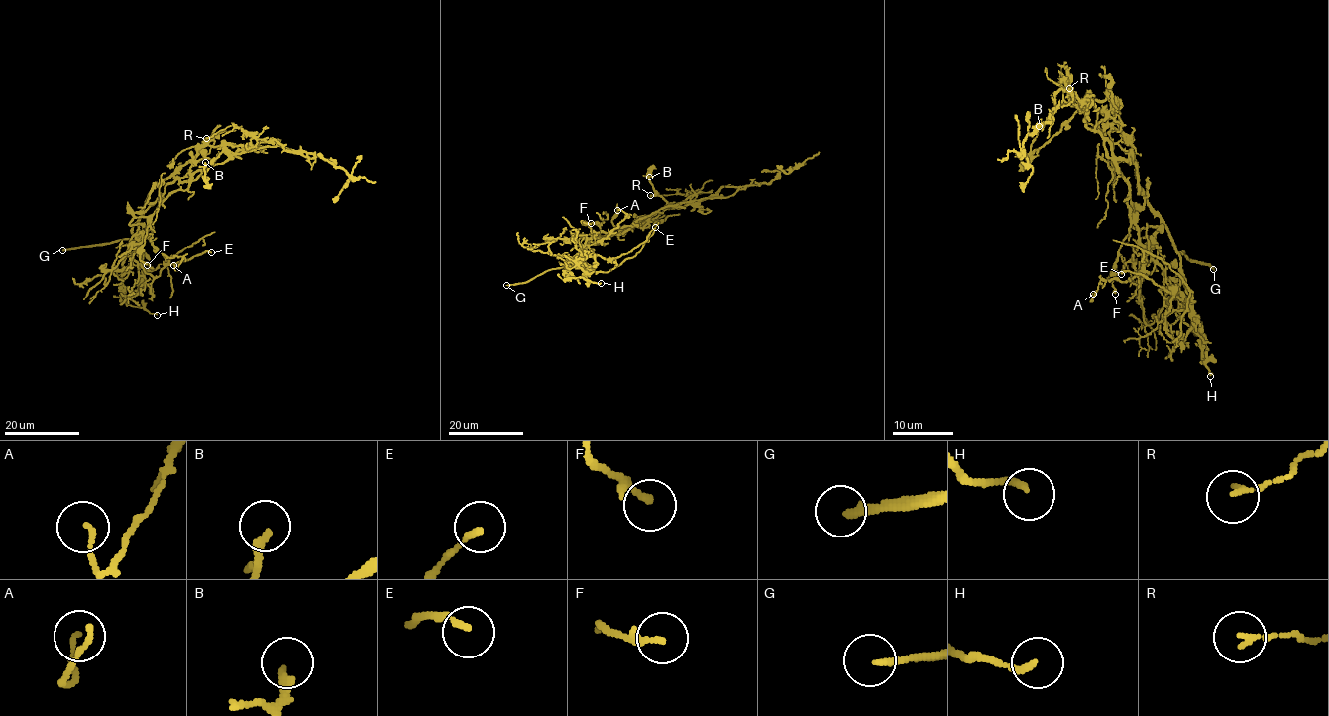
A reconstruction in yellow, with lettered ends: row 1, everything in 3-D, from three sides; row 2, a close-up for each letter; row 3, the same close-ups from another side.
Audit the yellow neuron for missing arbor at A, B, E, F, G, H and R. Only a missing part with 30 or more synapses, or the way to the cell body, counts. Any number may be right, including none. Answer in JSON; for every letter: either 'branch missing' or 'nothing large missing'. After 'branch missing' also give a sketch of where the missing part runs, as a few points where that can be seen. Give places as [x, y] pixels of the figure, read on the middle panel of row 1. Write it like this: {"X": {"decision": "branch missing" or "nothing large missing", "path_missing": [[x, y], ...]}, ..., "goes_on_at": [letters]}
{"A": {"decision": "nothing large missing"}, "B": {"decision": "nothing large missing"}, "E": {"decision": "nothing large missing"}, "F": {"decision": "nothing large missing"}, "G": {"decision": "branch missing"}, "H": {"decision": "nothing large missing"}, "R": {"decision": "nothing large missing"}, "goes_on_at": ["G"]}

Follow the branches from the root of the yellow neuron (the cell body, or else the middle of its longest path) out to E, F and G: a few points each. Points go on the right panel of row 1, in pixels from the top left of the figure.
E: (1122, 149), (1161, 219), (1154, 246), (1170, 308), (1164, 288), (1121, 274)
F: (1122, 149), (1115, 144), (1111, 160), (1128, 186), (1130, 231), (1115, 265), (1111, 283), (1115, 294)
G: (1122, 149), (1136, 166), (1139, 192), (1166, 228), (1172, 245), (1187, 258), (1206, 263), (1213, 269)

